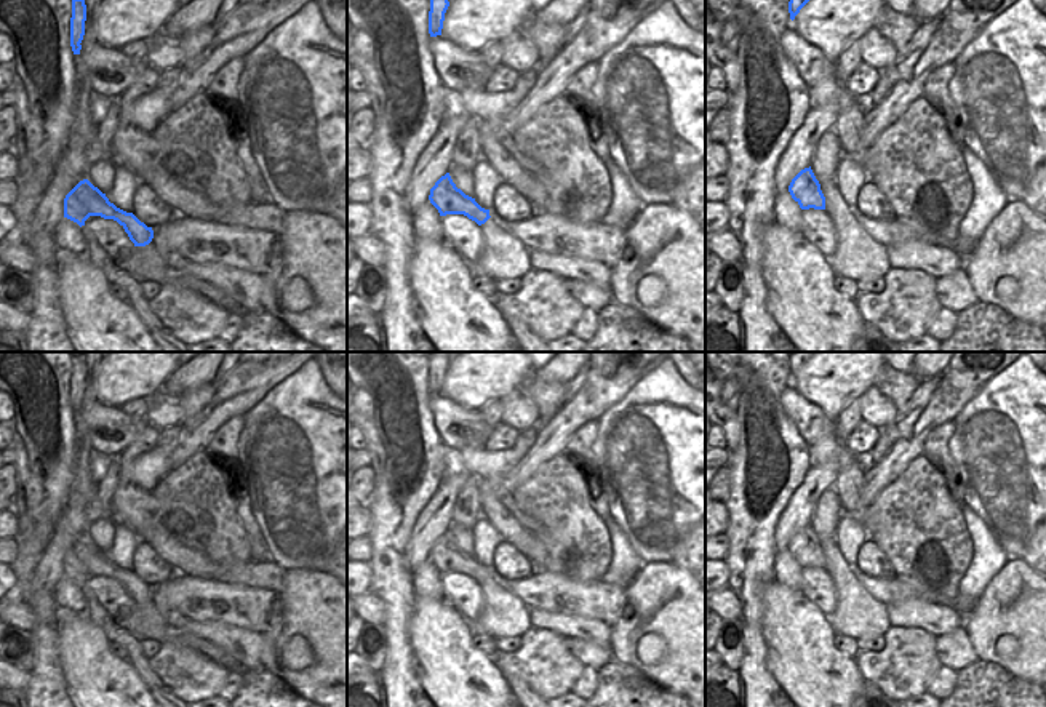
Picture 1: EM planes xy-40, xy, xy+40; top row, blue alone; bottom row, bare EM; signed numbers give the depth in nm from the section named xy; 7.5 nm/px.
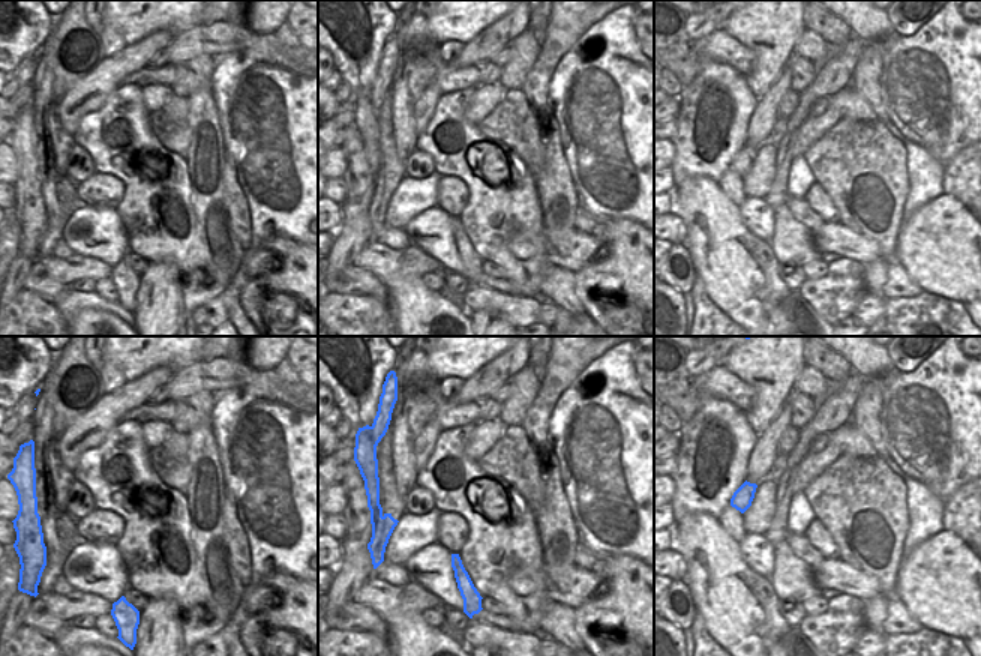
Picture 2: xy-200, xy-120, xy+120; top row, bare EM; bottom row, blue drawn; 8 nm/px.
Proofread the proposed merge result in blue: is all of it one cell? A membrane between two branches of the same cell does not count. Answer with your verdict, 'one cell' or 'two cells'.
two cells

